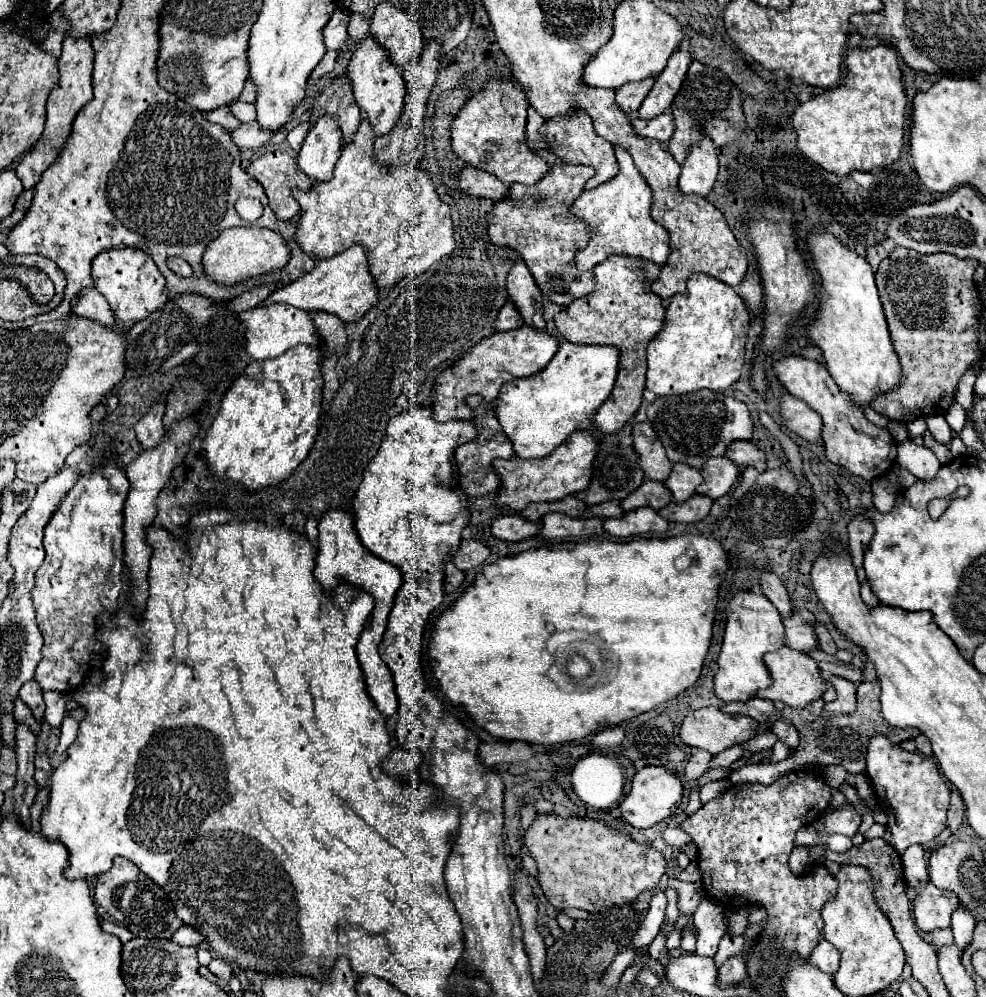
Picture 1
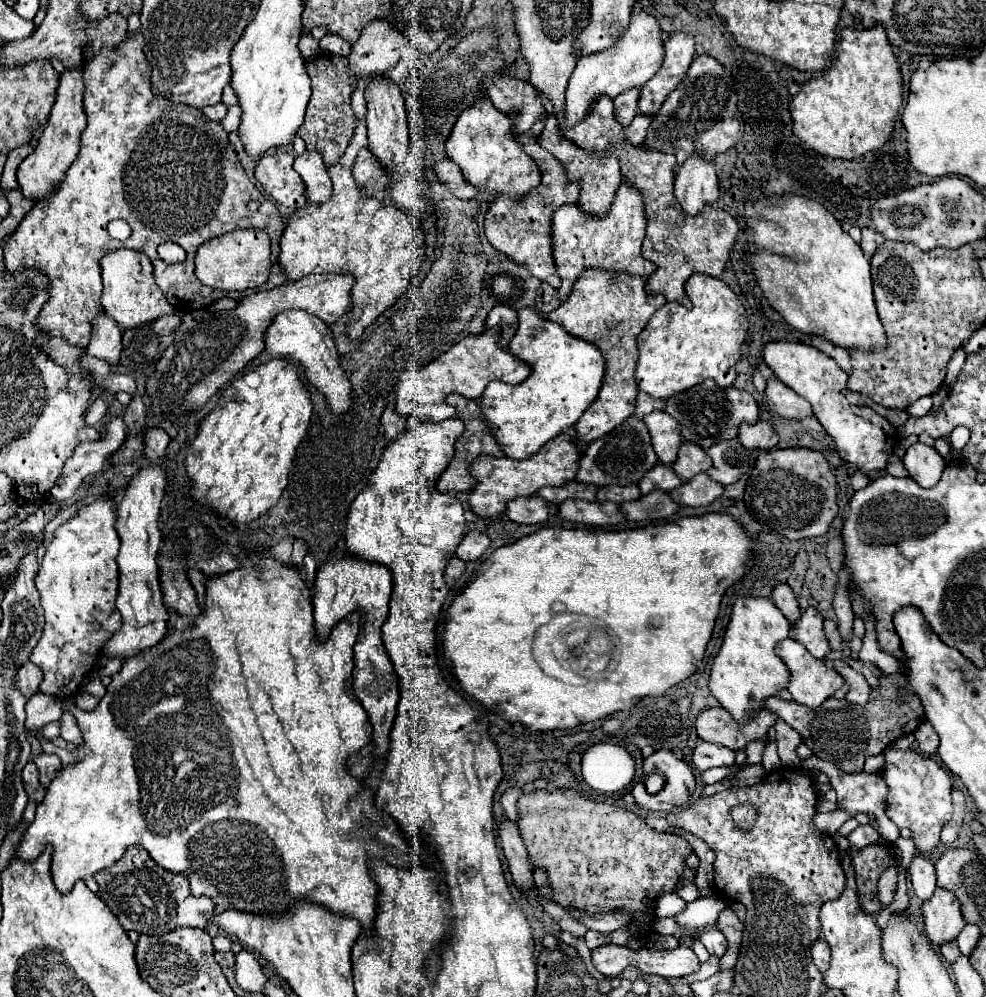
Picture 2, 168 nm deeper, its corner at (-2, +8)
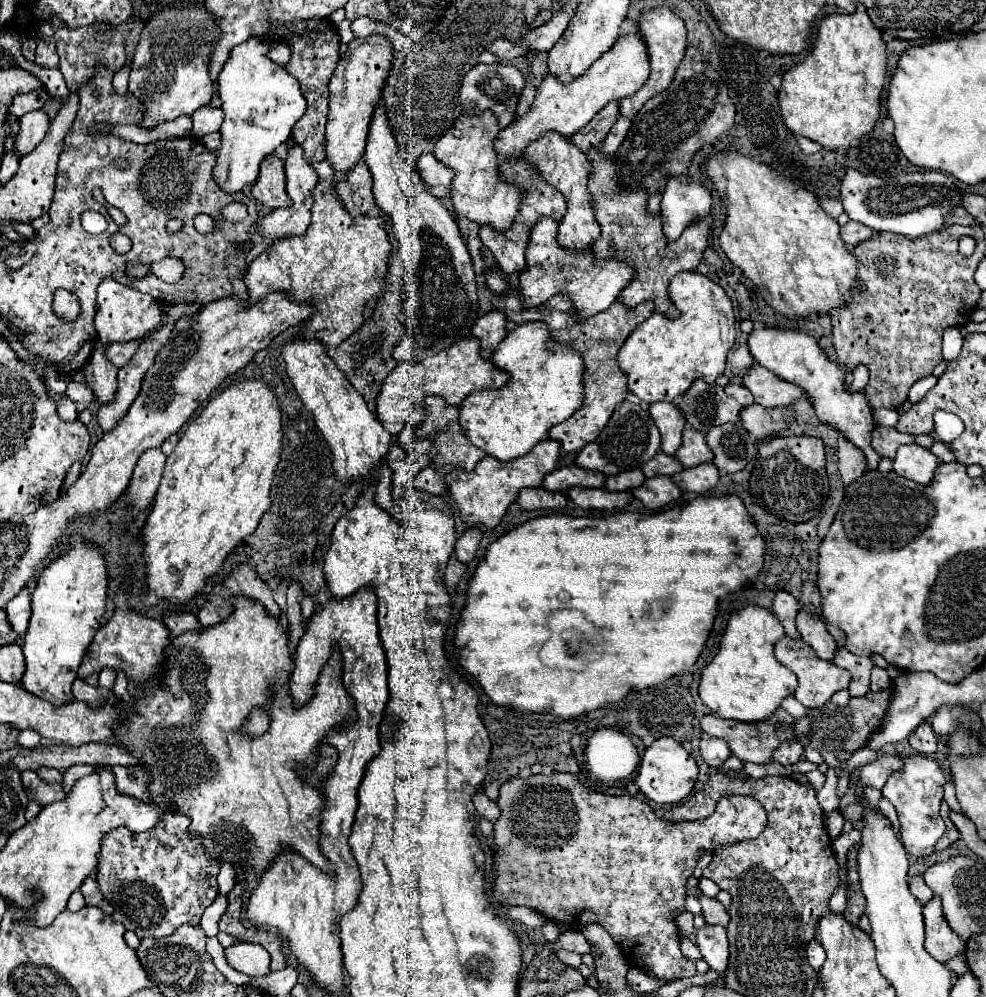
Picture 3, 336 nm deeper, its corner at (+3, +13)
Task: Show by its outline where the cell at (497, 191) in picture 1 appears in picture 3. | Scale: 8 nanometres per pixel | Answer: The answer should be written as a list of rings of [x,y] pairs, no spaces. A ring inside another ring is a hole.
[[[433,153],[421,155],[413,163],[413,171],[423,179],[423,183],[429,187],[433,195],[437,195],[439,199],[449,197],[449,185],[453,179],[453,171],[445,167],[443,163],[439,163]]]

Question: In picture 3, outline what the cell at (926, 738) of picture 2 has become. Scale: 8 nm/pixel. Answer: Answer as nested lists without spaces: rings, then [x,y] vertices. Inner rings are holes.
[[[921,723],[911,735],[909,735],[909,745],[921,753],[921,755],[933,755],[935,749],[937,749],[937,737],[931,729],[929,723]]]

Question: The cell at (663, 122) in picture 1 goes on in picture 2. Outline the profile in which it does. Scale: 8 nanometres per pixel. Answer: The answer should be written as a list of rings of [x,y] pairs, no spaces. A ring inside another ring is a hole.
[[[636,114],[636,118],[632,120],[632,124],[626,128],[626,138],[628,142],[640,146],[646,138],[646,132],[652,124],[652,116],[646,116],[646,114]]]

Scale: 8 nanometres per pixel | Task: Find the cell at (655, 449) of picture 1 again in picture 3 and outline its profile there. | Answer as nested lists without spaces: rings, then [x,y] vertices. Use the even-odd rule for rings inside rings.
[[[653,403],[649,411],[657,429],[661,431],[661,449],[667,455],[675,455],[683,437],[685,415],[673,403]]]

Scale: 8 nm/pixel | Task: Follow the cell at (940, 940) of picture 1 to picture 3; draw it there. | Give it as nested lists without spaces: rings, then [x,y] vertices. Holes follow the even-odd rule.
[[[963,955],[953,957],[953,961],[949,961],[949,963],[947,963],[947,969],[949,969],[949,971],[953,971],[957,977],[961,977],[961,975],[969,973],[969,967],[967,967],[967,963],[965,963],[965,957],[963,957]]]

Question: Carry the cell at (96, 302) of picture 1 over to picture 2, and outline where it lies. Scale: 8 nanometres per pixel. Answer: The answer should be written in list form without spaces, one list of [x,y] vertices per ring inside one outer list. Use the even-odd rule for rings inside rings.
[[[100,312],[90,324],[92,324],[92,338],[88,344],[88,354],[94,358],[108,360],[110,364],[116,364],[122,350],[120,326],[106,312]]]

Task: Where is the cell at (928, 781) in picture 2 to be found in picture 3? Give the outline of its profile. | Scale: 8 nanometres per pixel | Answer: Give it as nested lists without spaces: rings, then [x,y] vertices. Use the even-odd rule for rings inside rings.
[[[911,755],[905,757],[903,769],[893,773],[883,787],[883,797],[887,797],[895,805],[899,815],[899,825],[901,825],[899,837],[907,853],[915,857],[931,855],[935,843],[945,833],[945,823],[939,817],[939,805],[943,801],[943,785],[945,785],[945,775],[939,769],[937,761],[923,755]]]

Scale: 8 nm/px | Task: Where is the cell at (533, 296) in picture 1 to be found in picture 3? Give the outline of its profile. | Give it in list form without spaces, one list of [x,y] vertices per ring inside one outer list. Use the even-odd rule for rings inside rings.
[[[521,323],[517,325],[501,345],[497,345],[491,363],[497,365],[501,371],[507,371],[511,379],[501,389],[485,389],[471,393],[459,407],[459,423],[465,437],[485,451],[489,457],[499,461],[511,461],[529,453],[539,441],[547,439],[547,433],[553,425],[571,417],[577,407],[581,405],[581,391],[583,391],[583,363],[573,347],[561,347],[549,339],[549,331],[545,331],[545,323]]]

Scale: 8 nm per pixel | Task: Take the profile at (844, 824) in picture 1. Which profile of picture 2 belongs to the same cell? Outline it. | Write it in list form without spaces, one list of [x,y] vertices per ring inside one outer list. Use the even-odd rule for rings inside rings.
[[[818,756],[804,758],[802,760],[802,768],[808,770],[808,772],[824,772],[830,778],[832,788],[838,794],[838,808],[840,810],[844,810],[844,812],[848,812],[852,816],[856,816],[856,814],[870,814],[870,816],[874,816],[876,819],[880,835],[883,839],[895,842],[899,838],[898,827],[886,816],[886,792],[888,792],[888,788],[886,788],[886,782],[882,780],[880,774],[866,774],[866,772],[846,774],[840,768],[836,768],[832,762],[822,760]]]

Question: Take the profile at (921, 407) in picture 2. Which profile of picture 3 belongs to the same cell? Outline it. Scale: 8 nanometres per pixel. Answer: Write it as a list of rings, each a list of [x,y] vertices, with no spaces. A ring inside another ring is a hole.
[[[929,375],[929,377],[921,379],[921,381],[917,381],[917,383],[911,387],[911,391],[909,391],[909,401],[911,401],[911,403],[917,403],[919,399],[923,399],[923,395],[927,395],[927,391],[929,391],[935,383],[937,383],[937,377],[935,377],[935,375]]]

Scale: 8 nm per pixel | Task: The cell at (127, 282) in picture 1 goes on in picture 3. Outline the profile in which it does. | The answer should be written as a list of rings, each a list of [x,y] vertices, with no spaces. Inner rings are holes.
[[[105,279],[97,289],[97,315],[95,315],[95,329],[99,341],[107,347],[109,343],[127,343],[145,337],[149,331],[159,327],[161,323],[161,305],[137,289],[125,287],[113,279]]]

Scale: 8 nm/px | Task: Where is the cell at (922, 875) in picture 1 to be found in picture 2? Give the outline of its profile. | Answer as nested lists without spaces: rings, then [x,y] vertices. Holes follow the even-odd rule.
[[[916,854],[910,862],[910,880],[914,886],[914,892],[920,900],[928,900],[934,894],[936,888],[936,872],[934,872],[934,864],[924,858],[922,854]]]

